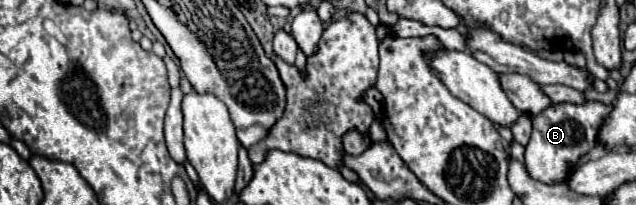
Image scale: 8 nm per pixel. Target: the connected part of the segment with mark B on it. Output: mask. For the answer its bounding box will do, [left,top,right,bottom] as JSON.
[525,101,611,183]

